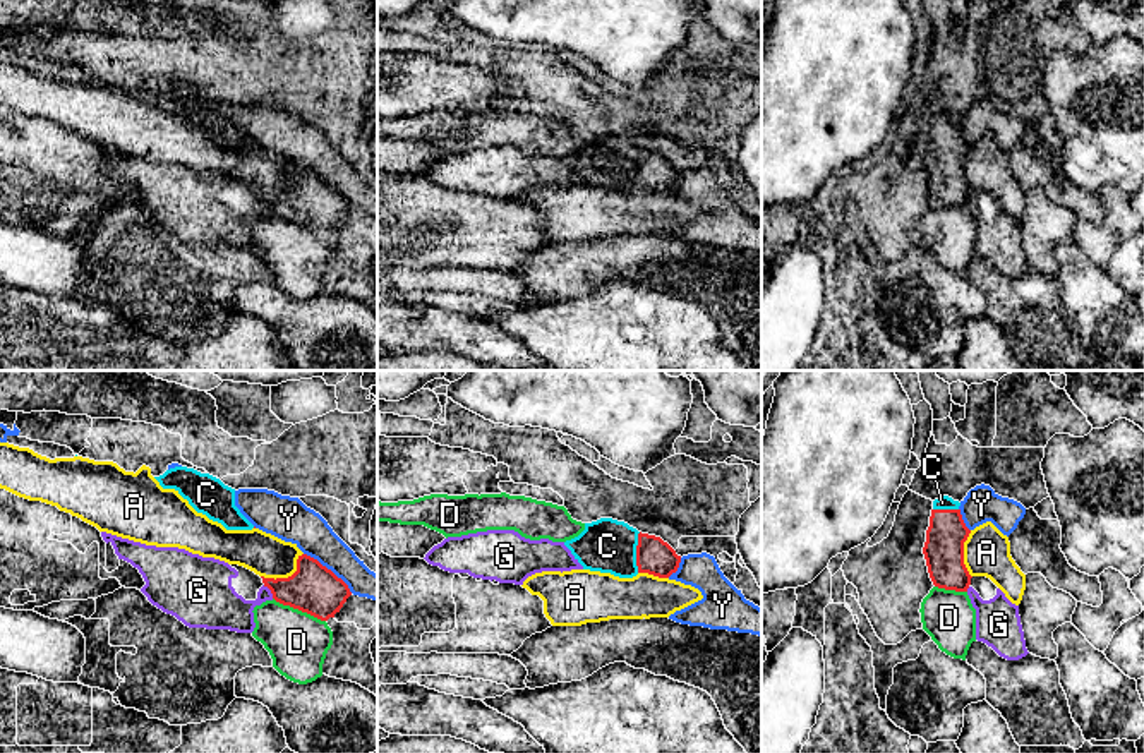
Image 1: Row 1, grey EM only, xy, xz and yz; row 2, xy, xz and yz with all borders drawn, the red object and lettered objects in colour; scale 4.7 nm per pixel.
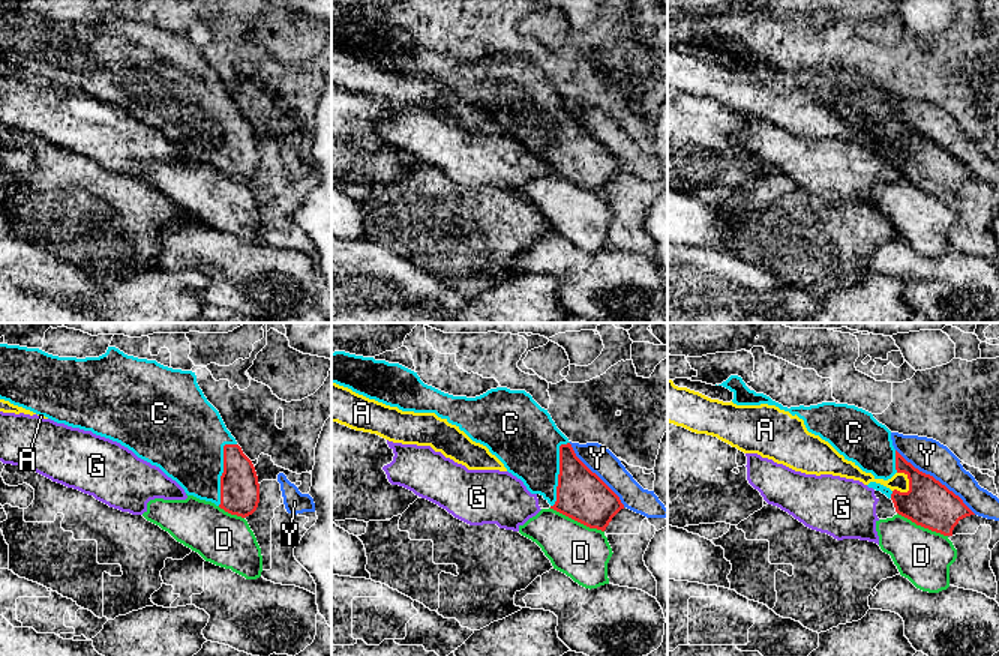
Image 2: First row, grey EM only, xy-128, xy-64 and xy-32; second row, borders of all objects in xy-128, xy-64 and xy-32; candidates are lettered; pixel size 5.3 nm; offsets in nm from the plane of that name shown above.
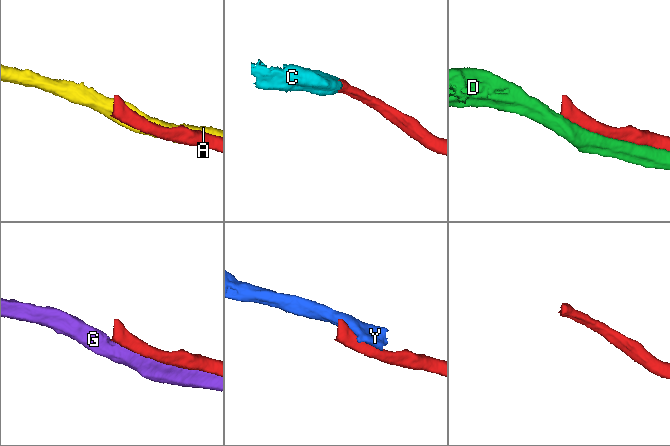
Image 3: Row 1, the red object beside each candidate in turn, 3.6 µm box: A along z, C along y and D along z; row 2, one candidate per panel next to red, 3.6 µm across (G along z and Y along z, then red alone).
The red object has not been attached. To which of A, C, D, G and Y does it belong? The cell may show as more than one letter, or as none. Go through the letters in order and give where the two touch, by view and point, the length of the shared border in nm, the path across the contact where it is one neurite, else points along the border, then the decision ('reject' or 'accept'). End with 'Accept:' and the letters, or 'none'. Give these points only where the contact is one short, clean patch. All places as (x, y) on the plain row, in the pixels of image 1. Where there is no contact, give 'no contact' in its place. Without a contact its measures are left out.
A: xy (289, 192) | 240 nm | reject
C: xz (637, 168) | 190 nm | across xz (654, 172), (637, 168), (625, 168), (608, 162) | accept
D: xy (299, 225) | 280 nm | reject
G: xy (270, 204) | 80 nm | reject
Y: xy (330, 186) | 300 nm | reject
Accept: C

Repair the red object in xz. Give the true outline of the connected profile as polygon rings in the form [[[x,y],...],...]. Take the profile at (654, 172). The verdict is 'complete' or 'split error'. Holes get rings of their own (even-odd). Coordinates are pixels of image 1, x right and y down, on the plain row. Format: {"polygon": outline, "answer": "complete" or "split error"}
{"polygon": [[[612,134],[585,139],[585,146],[564,161],[583,185],[619,194],[633,194],[638,189],[669,194],[681,178],[681,172],[660,153],[641,149]]], "answer": "split error"}

